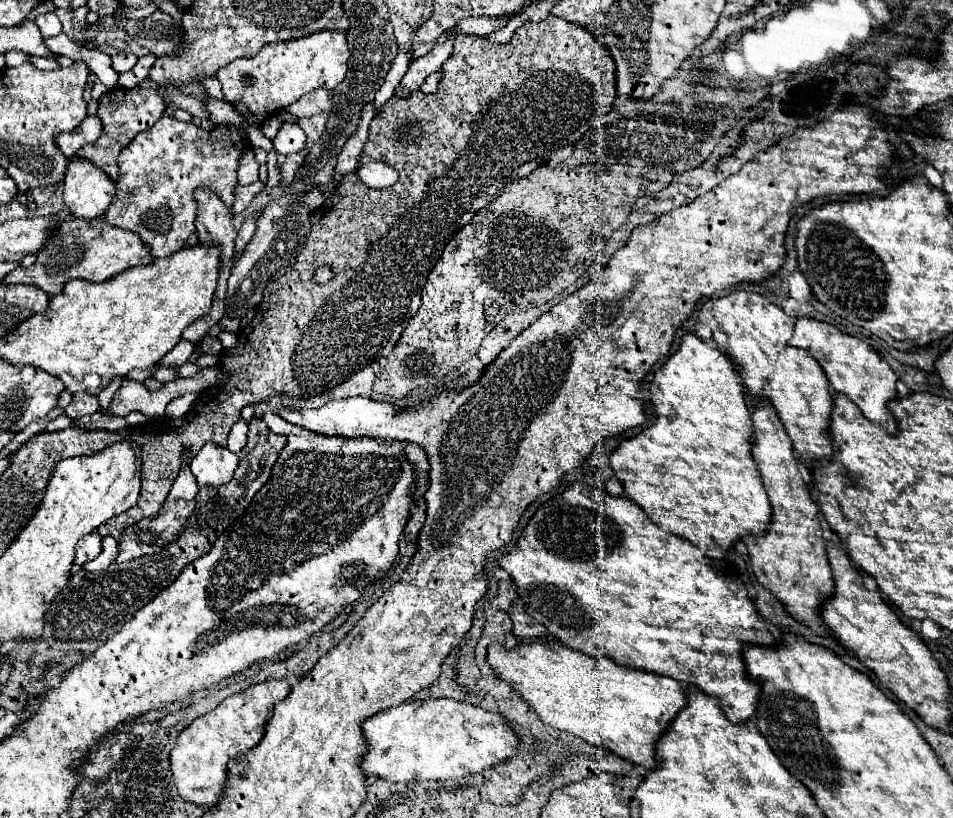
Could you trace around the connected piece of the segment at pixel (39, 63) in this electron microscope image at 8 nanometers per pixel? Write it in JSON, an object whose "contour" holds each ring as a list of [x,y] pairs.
{"contour":[[[29,55],[29,63],[33,63],[37,69],[41,71],[51,71],[57,67],[57,63],[51,57],[37,57],[37,55]]]}

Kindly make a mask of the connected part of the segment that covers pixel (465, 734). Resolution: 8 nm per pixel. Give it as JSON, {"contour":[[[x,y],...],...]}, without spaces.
{"contour":[[[455,699],[407,701],[365,719],[361,729],[367,741],[367,751],[359,763],[361,771],[367,777],[393,783],[465,777],[507,761],[519,741],[499,713]]]}

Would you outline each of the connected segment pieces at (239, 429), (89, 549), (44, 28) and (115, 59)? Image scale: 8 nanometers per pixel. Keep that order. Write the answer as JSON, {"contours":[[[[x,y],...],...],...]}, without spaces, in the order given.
{"contours":[[[[241,417],[237,421],[237,425],[231,429],[229,433],[229,443],[227,443],[227,449],[233,451],[233,453],[239,453],[245,445],[245,439],[247,439],[247,421]]],[[[97,531],[87,533],[87,537],[83,537],[81,541],[77,541],[77,549],[75,549],[75,565],[83,565],[85,561],[95,559],[101,553],[101,535]]],[[[55,13],[39,15],[39,17],[35,19],[35,23],[39,25],[43,37],[55,37],[55,35],[61,33],[61,21],[59,21],[59,17],[57,17]]],[[[119,51],[118,53],[113,53],[111,59],[115,71],[125,73],[125,71],[131,71],[135,67],[135,63],[137,63],[139,57],[135,53],[131,53],[131,51]]]]}

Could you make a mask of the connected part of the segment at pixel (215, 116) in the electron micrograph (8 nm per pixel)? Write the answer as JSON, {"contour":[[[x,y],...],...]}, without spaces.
{"contour":[[[205,95],[203,99],[203,105],[207,109],[207,115],[209,115],[209,121],[213,121],[215,125],[221,125],[221,123],[231,123],[231,125],[239,125],[239,115],[235,113],[233,105],[223,101],[223,99],[215,99],[211,95]]]}

